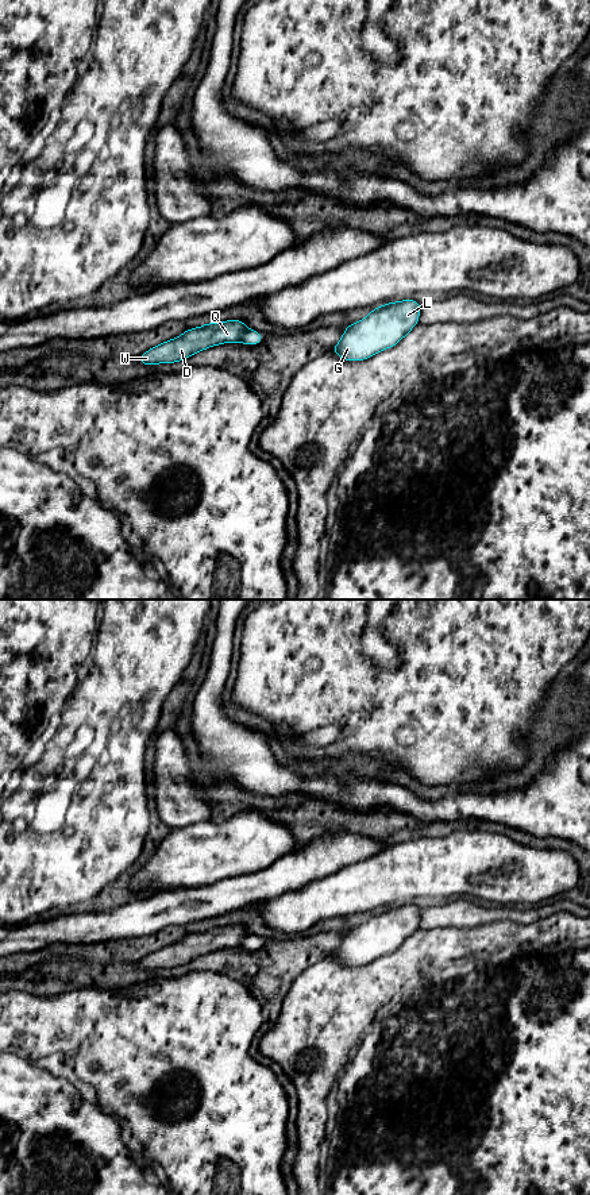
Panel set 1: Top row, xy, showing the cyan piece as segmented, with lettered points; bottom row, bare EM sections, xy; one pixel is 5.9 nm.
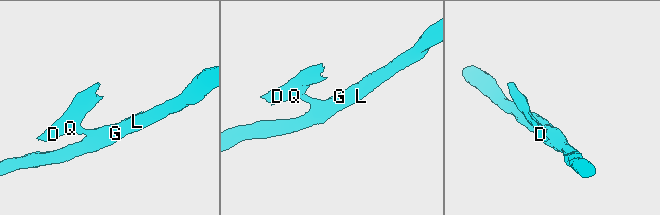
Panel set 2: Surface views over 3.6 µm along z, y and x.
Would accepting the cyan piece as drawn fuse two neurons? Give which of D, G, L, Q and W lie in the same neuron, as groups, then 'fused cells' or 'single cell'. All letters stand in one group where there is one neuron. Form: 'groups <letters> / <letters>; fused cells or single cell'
groups D Q W / G L; fused cells

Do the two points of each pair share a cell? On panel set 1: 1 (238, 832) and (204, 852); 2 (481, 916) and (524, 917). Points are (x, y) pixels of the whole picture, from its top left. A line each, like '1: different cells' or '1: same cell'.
1: same cell
2: same cell

